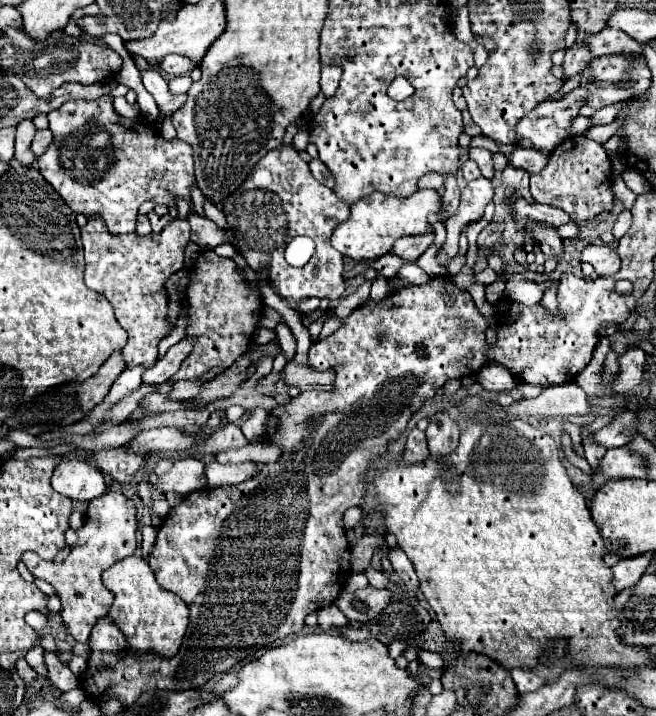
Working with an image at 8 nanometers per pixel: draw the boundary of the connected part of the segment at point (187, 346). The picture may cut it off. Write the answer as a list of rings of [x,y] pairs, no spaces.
[[[187,337],[181,339],[151,369],[147,369],[143,373],[143,381],[145,383],[155,383],[155,385],[165,383],[167,379],[171,379],[179,371],[181,363],[187,359],[187,355],[191,353],[191,349],[193,349],[193,339],[187,339]]]

